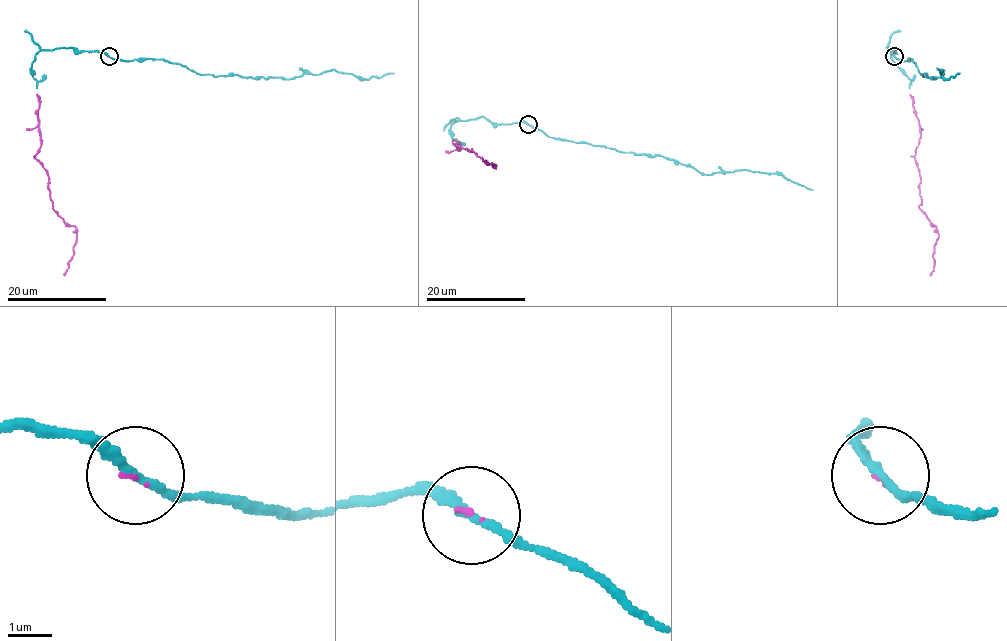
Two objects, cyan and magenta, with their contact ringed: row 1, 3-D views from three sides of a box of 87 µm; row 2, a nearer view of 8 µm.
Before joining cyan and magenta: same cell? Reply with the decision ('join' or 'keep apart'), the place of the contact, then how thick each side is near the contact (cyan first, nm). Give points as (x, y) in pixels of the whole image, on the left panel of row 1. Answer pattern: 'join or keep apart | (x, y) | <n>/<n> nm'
join | (109, 56) | 190/60 nm

